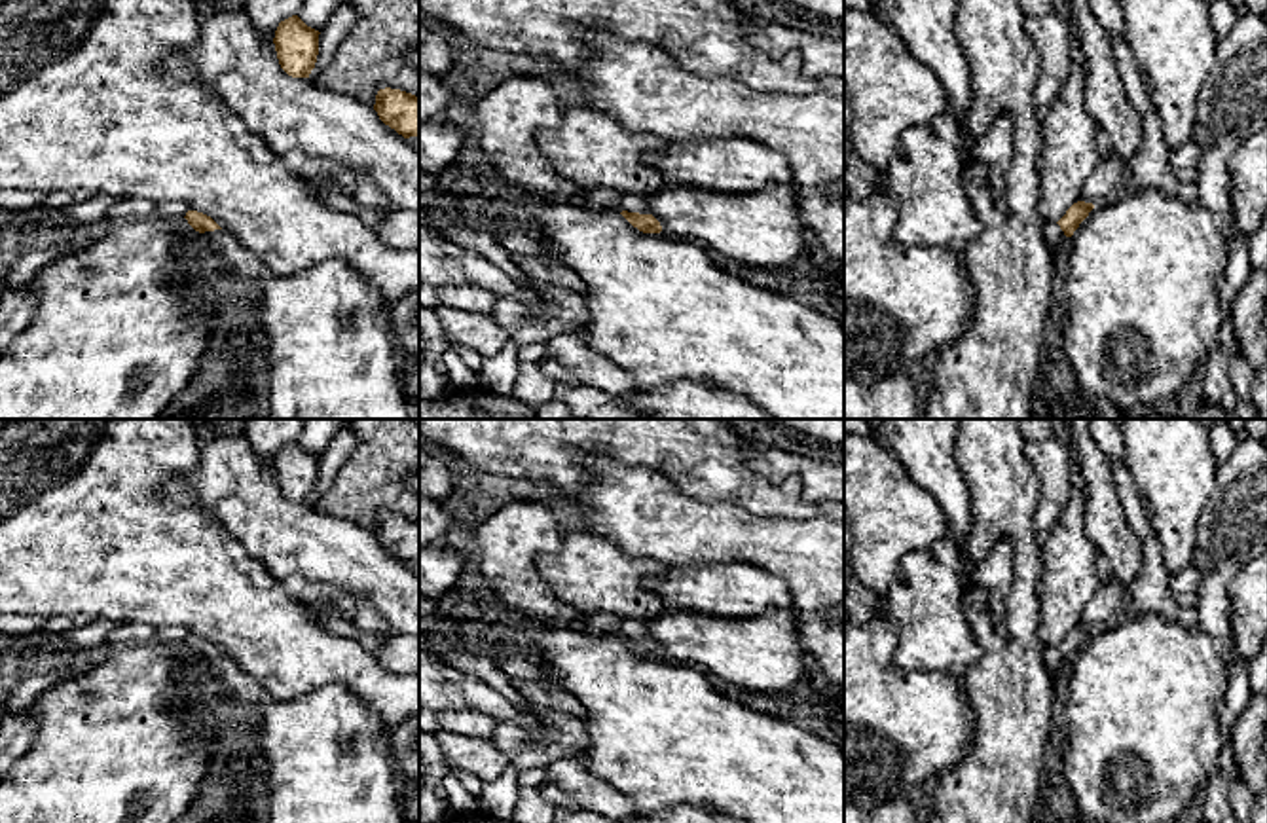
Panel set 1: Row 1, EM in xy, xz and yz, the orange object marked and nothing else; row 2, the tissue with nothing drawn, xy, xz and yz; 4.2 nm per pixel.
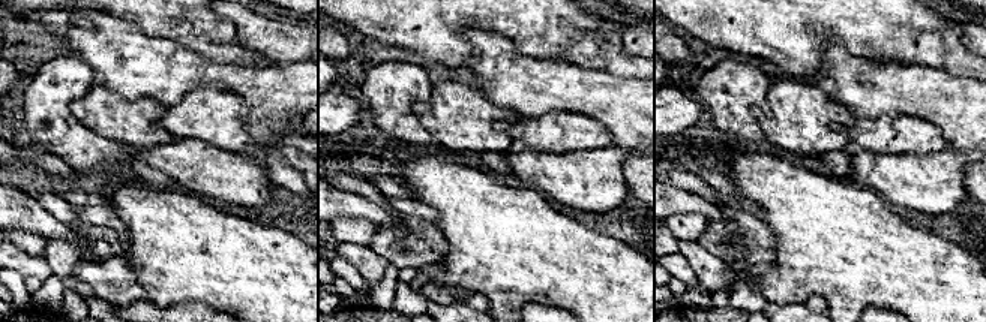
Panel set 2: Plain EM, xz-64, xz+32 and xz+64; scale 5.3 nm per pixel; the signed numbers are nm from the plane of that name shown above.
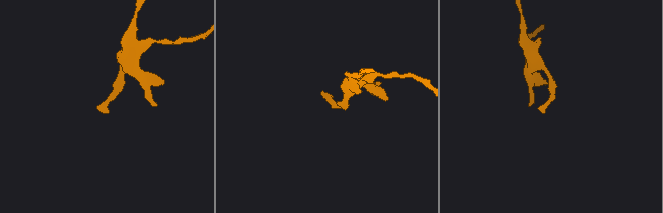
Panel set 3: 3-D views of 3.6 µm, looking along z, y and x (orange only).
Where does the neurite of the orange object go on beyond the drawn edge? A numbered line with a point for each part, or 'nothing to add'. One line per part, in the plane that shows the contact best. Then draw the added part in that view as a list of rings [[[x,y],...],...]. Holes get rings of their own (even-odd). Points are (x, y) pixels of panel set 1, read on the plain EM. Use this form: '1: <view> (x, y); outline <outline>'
1: xz (632, 628); outline [[[620,620],[620,631],[628,637],[651,639],[643,620]]]

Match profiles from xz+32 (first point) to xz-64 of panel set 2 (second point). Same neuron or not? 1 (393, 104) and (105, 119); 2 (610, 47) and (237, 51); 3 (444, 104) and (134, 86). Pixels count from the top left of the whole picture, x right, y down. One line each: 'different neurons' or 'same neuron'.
1: different neurons
2: same neuron
3: different neurons

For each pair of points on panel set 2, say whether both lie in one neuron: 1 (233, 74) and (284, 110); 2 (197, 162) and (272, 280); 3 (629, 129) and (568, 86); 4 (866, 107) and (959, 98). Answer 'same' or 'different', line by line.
1: same
2: different
3: same
4: same

